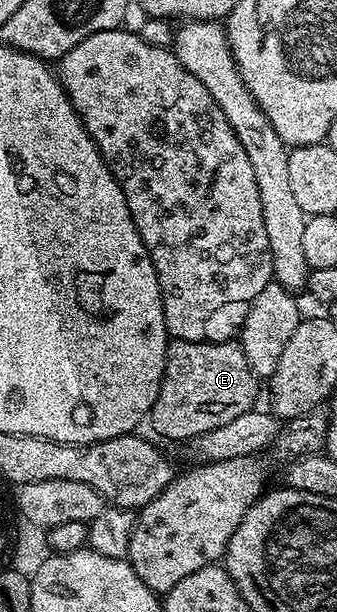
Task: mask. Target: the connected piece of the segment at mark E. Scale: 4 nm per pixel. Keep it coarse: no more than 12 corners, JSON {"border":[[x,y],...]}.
{"border":[[172,339],[150,412],[191,441],[253,410],[239,342]]}

